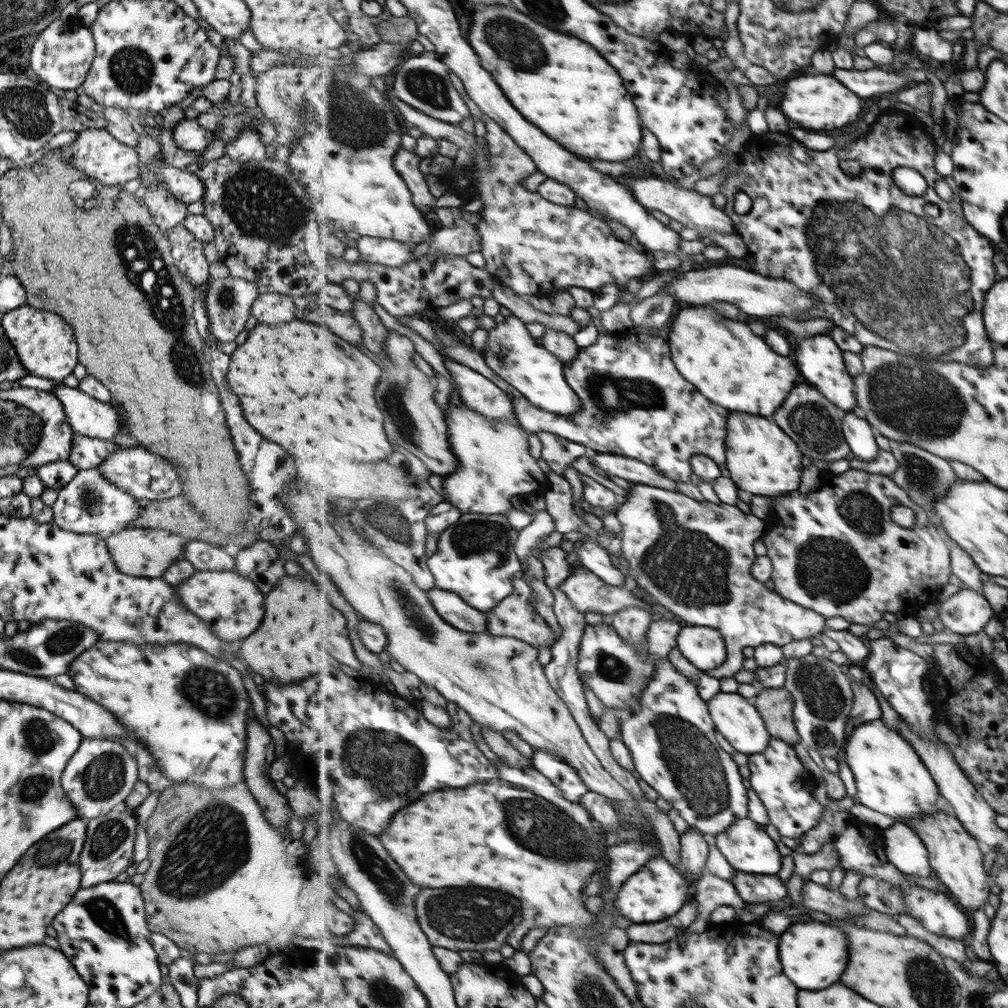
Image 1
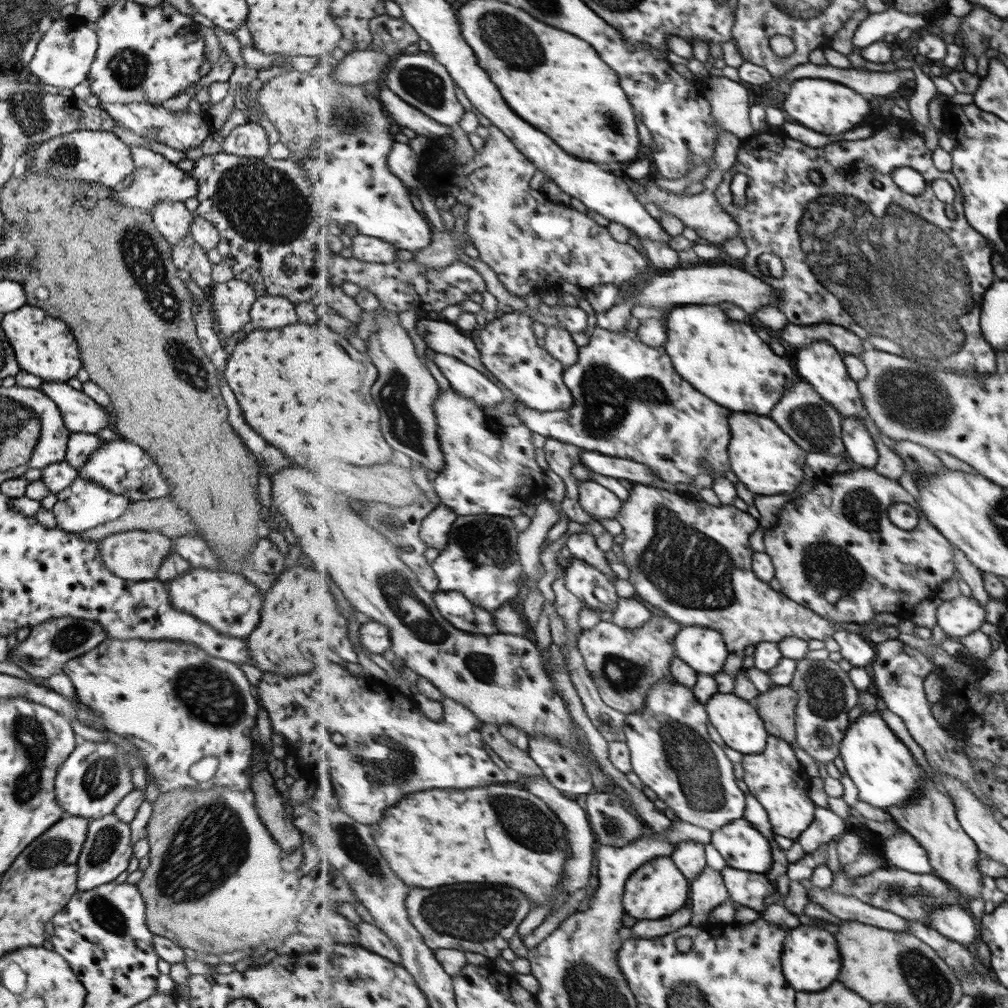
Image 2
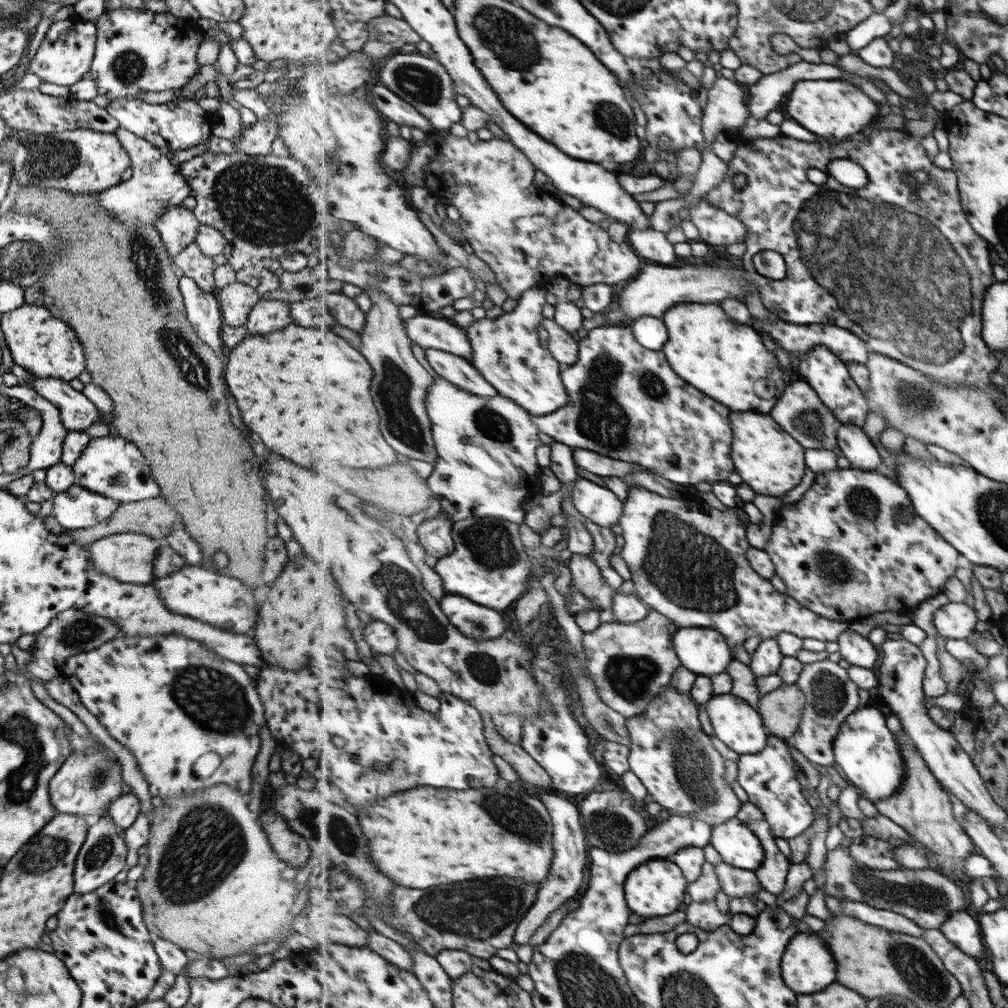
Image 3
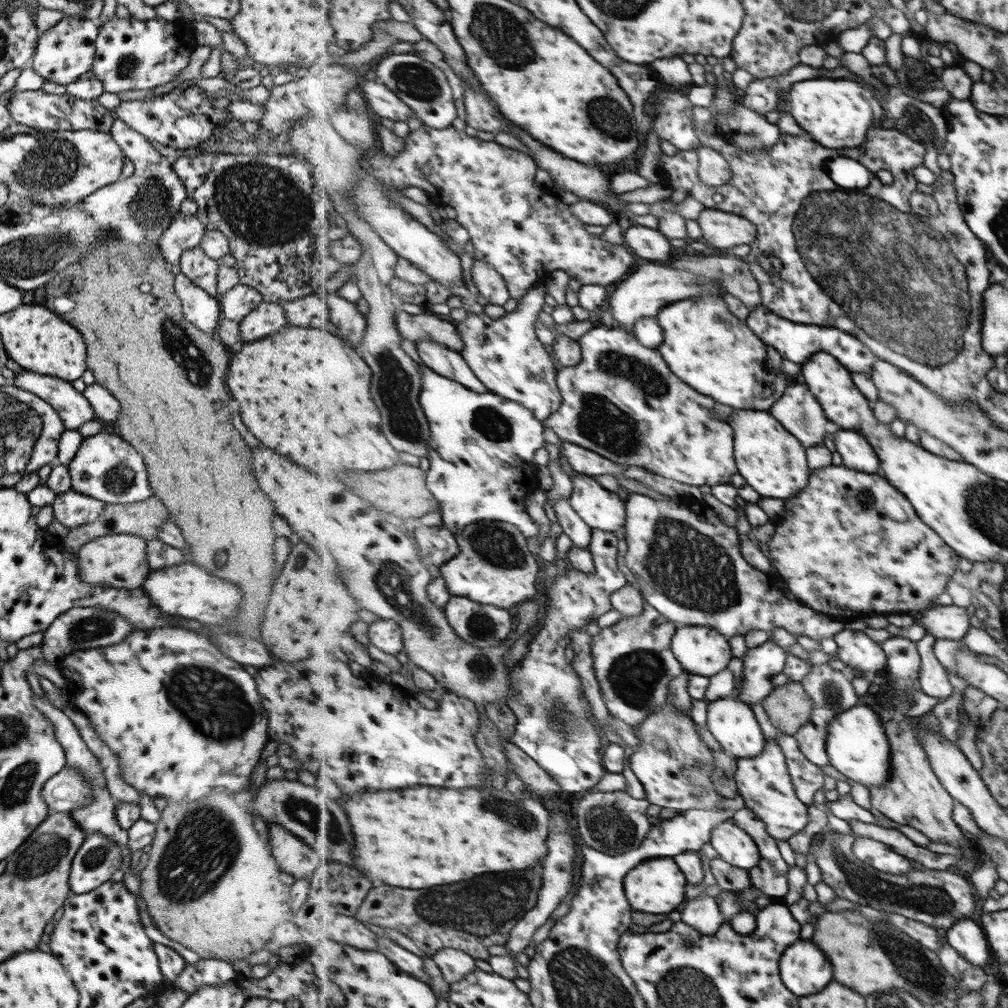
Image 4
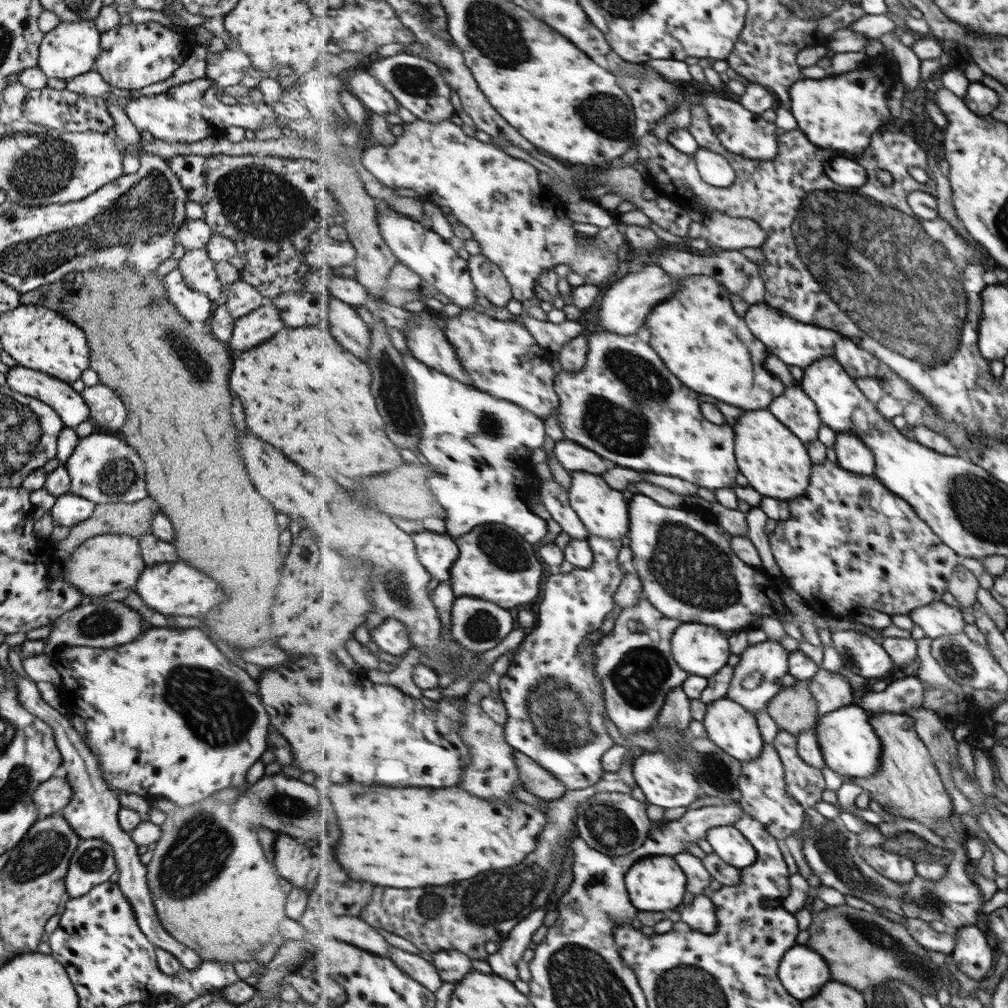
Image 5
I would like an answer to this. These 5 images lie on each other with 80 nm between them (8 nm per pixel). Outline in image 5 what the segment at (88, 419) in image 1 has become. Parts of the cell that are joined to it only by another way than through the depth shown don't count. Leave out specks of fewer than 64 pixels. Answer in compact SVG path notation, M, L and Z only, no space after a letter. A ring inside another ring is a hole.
M17 364L14 367L9 367L5 376L5 384L11 390L24 394L25 396L32 396L48 407L51 407L57 413L57 416L61 419L65 427L75 429L77 424L81 424L81 422L88 420L88 406L85 404L80 393L75 392L71 388L70 383L63 382L62 380L39 371L23 368Z

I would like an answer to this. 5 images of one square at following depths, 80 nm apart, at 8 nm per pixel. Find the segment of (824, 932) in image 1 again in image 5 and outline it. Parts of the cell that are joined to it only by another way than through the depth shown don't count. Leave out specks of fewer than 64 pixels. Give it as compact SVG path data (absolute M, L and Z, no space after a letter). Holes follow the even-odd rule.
M797 944L783 957L778 975L794 998L809 1000L831 980L831 968L821 954Z

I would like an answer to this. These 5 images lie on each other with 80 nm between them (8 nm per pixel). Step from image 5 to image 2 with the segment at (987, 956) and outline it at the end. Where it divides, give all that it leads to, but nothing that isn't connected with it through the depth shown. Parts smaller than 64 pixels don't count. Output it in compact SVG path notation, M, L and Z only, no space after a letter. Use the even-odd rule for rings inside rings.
M947 905L928 912L930 926L943 936L966 947L975 945L980 938L979 921L960 905Z

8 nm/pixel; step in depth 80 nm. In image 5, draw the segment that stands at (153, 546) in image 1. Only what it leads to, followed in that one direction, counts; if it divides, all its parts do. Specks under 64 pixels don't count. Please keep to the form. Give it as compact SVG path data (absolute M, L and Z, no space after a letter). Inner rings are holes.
M105 534L85 540L69 556L69 560L60 563L64 579L71 583L86 597L97 598L101 595L119 595L135 586L137 577L146 564L137 546L137 539L125 534Z

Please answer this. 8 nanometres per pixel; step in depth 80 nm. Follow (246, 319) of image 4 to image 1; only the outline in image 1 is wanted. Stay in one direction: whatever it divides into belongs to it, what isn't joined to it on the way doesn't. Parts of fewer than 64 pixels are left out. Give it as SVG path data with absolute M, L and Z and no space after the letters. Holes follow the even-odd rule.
M265 293L260 294L252 302L250 315L255 316L256 324L279 324L289 322L298 316L300 303L293 300L290 296L281 293Z

